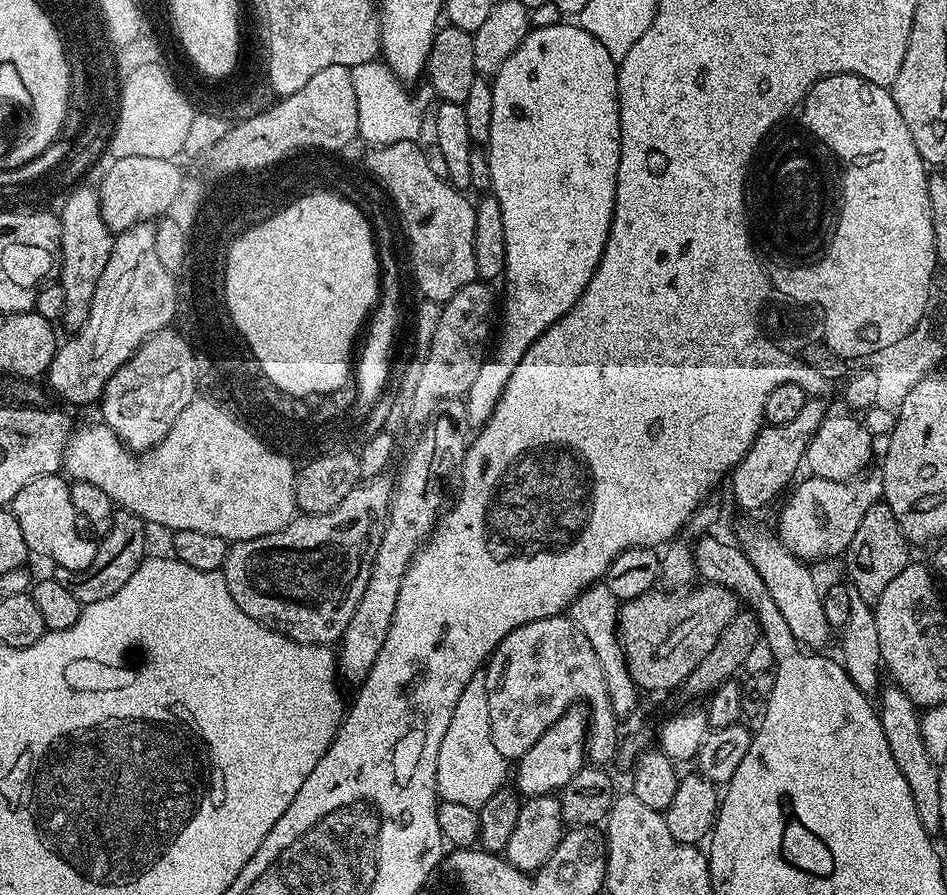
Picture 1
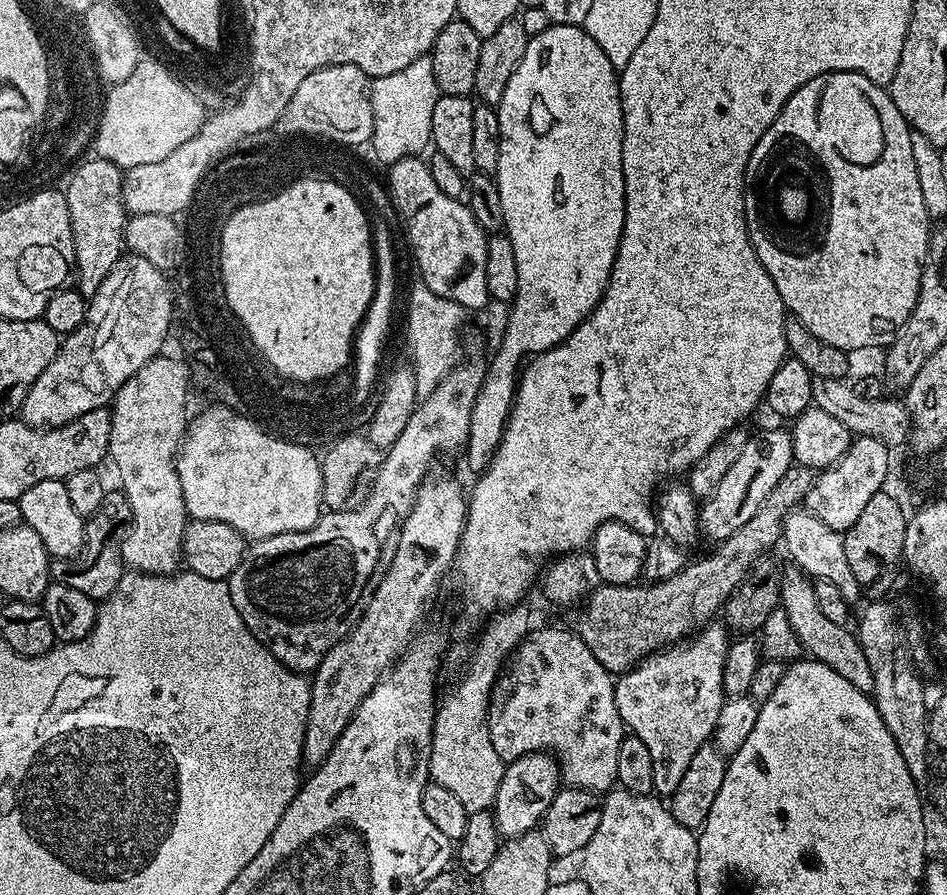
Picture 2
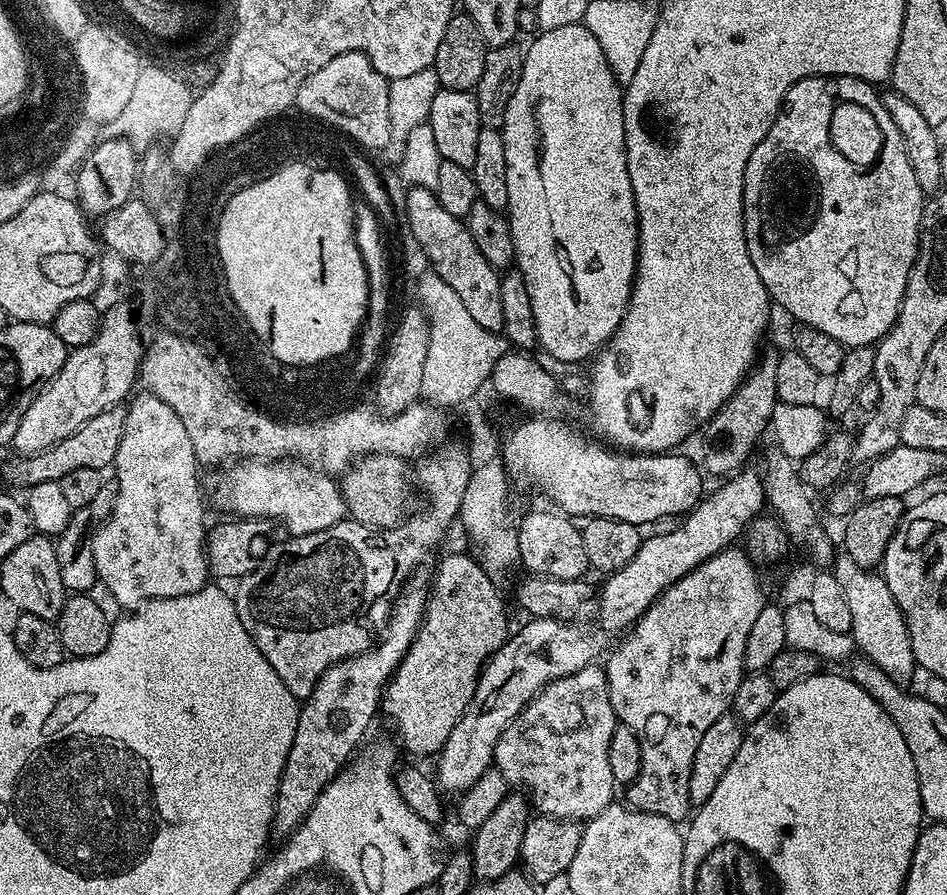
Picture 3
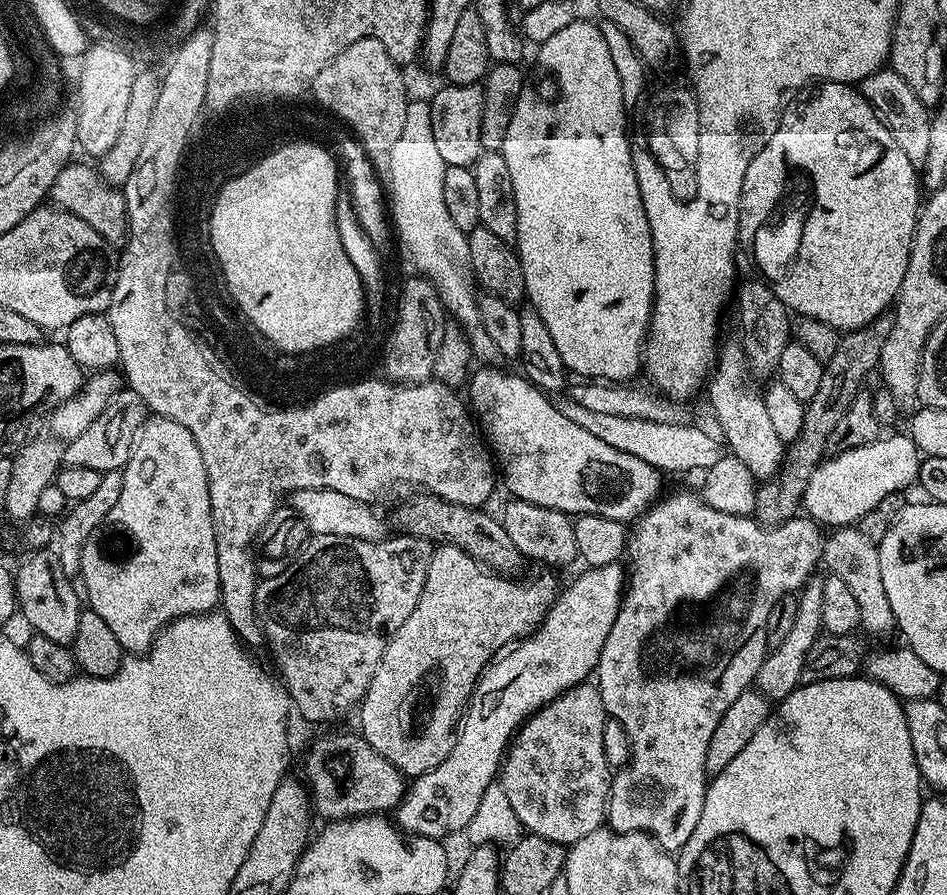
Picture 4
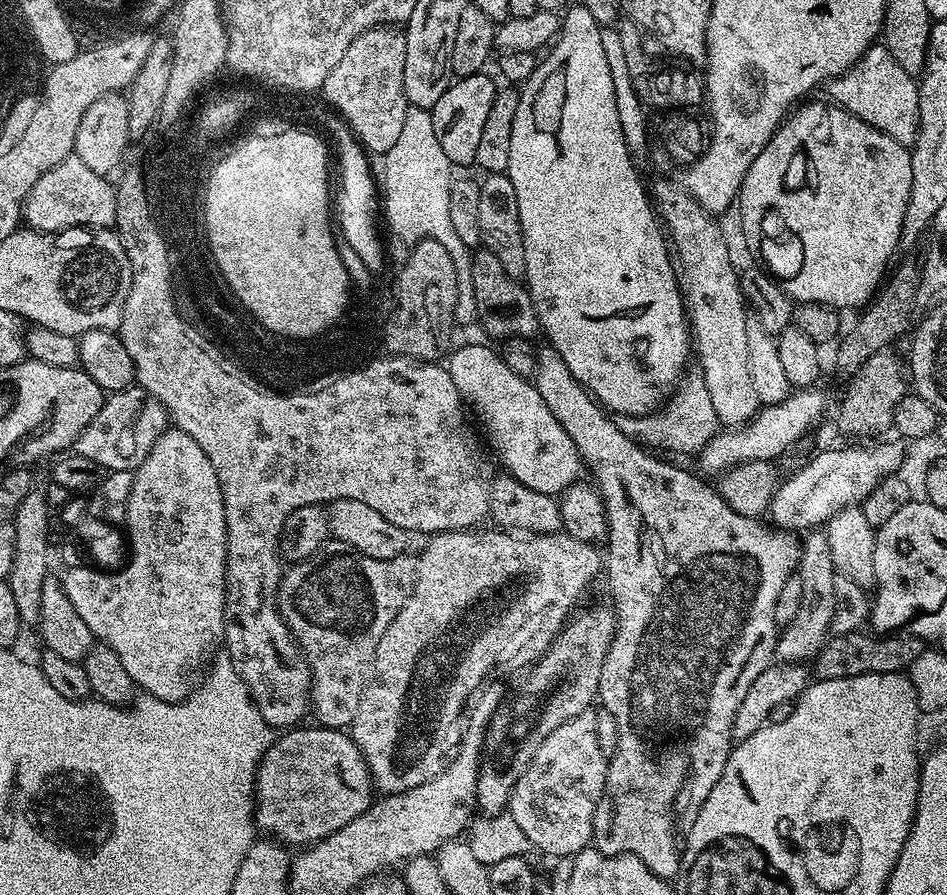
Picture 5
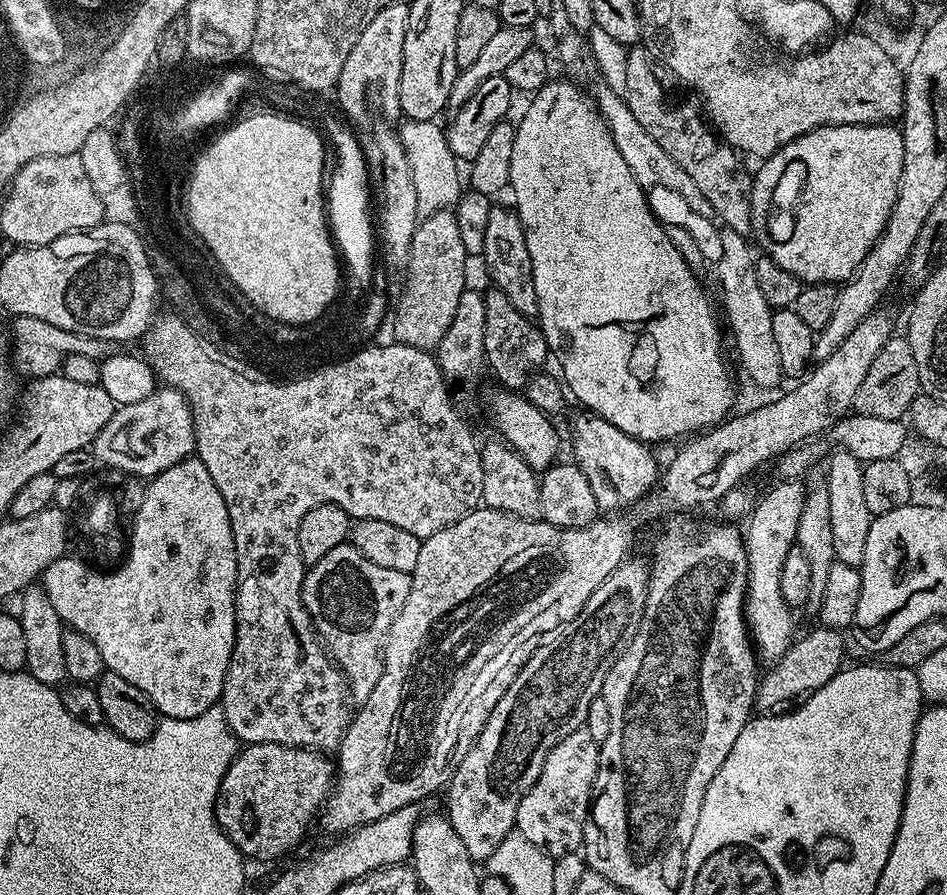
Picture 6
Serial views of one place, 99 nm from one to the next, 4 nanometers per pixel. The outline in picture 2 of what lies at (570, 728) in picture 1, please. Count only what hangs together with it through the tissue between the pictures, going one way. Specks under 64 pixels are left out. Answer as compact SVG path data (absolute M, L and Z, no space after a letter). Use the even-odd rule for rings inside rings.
M535 752L511 761L498 782L498 794L494 805L496 829L501 837L511 838L533 831L541 823L550 802L562 787L562 773L555 756L547 752Z

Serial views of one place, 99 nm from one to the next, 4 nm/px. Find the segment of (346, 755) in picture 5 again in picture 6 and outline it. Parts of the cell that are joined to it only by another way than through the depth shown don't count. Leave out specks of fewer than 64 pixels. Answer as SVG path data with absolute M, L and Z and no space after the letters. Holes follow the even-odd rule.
M274 742L245 745L232 760L220 783L216 797L216 820L247 859L276 860L300 844L300 839L314 824L329 796L334 792L334 764L323 751L314 748L291 748Z

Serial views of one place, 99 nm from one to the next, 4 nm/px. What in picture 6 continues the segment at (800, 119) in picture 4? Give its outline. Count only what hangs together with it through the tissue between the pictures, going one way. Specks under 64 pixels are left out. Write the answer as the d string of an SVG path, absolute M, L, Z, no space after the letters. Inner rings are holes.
M891 123L883 124L824 124L821 128L810 130L806 134L799 136L794 142L790 142L786 146L782 146L763 161L764 164L757 172L754 172L754 180L757 185L768 184L775 185L779 175L786 170L786 166L795 157L801 157L808 163L809 169L806 170L806 186L804 187L804 195L800 199L800 209L798 210L798 219L794 225L794 234L790 243L781 248L771 249L770 255L775 260L778 266L782 266L784 270L790 274L794 274L805 285L809 284L834 284L837 286L843 285L845 280L850 279L853 274L862 266L862 262L876 242L880 240L880 235L884 232L890 212L894 206L894 202L898 198L898 188L900 179L902 178L902 166L904 165L904 133L899 127L893 126Z

